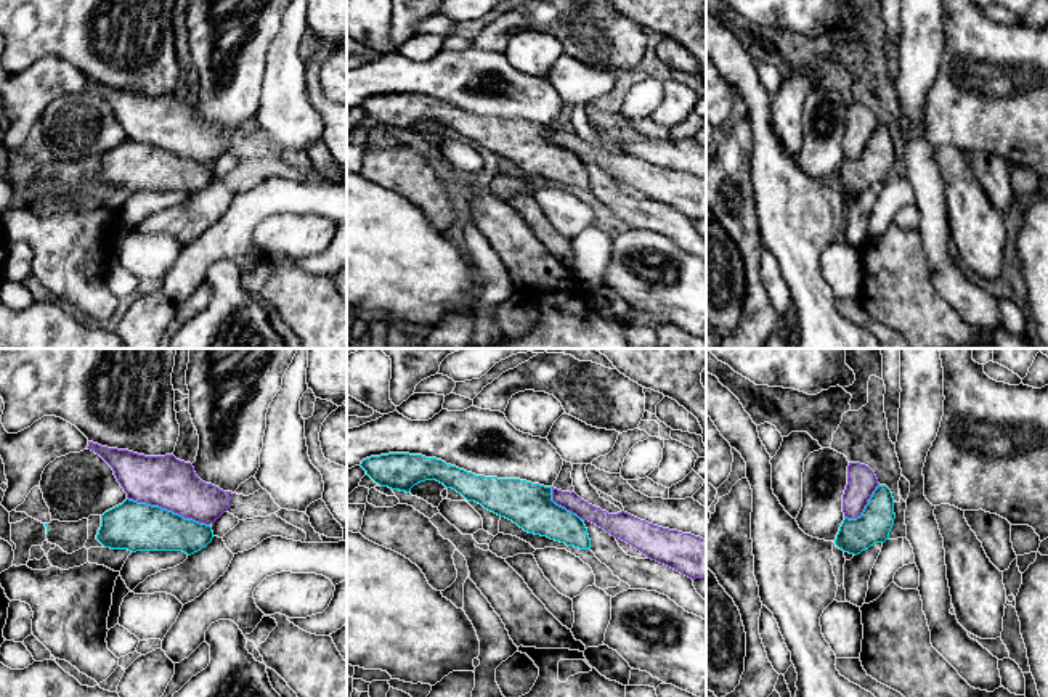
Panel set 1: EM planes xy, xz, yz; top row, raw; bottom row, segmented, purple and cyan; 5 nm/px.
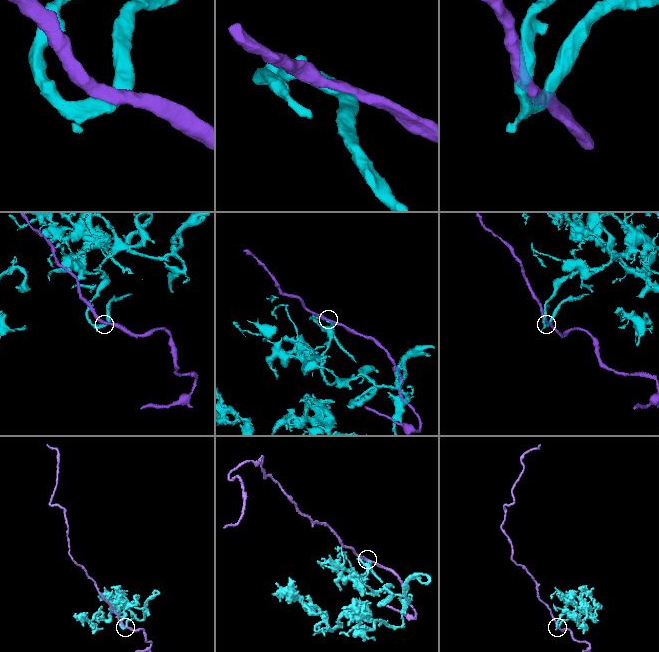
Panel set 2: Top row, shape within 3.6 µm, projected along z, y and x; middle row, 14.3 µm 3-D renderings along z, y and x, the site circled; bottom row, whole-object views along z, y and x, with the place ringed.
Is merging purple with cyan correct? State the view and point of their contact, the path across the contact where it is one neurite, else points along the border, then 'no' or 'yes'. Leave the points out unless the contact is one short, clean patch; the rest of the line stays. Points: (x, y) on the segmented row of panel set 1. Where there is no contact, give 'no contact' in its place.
meets purple in xy at (169, 509); yes

